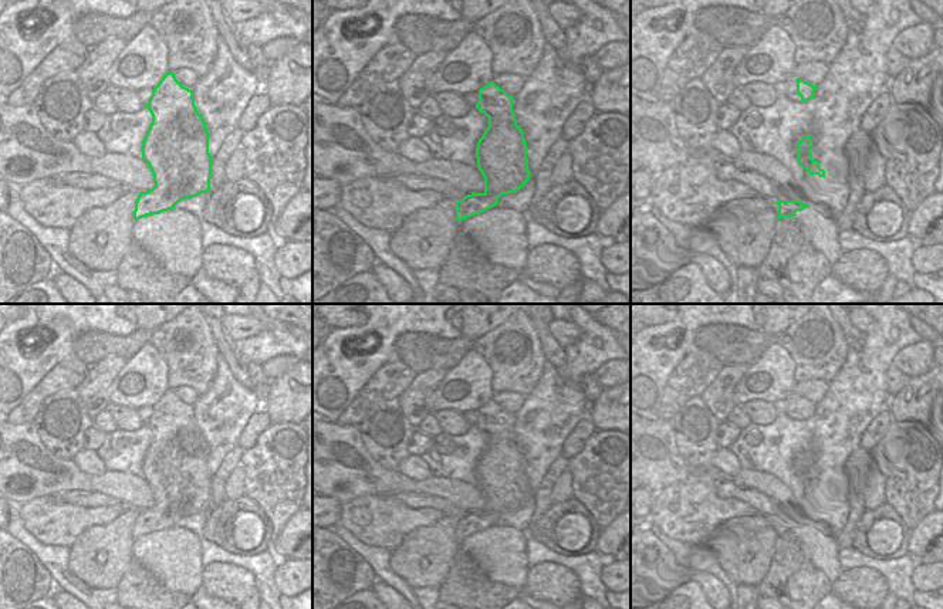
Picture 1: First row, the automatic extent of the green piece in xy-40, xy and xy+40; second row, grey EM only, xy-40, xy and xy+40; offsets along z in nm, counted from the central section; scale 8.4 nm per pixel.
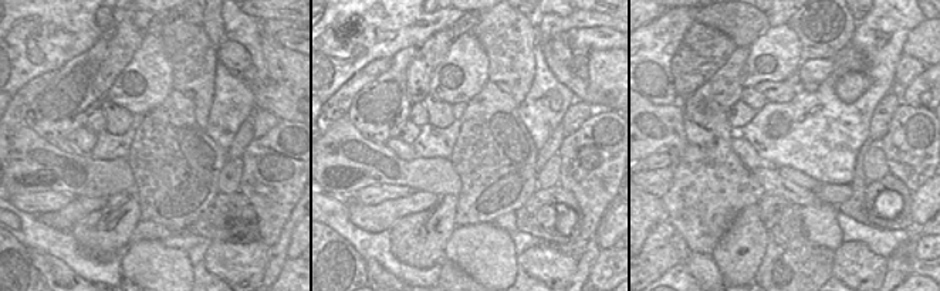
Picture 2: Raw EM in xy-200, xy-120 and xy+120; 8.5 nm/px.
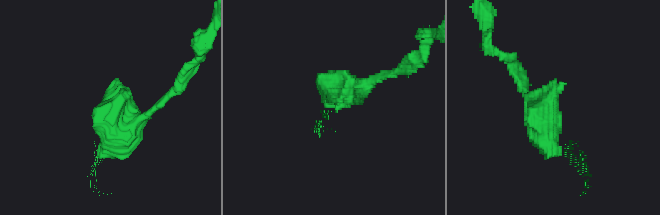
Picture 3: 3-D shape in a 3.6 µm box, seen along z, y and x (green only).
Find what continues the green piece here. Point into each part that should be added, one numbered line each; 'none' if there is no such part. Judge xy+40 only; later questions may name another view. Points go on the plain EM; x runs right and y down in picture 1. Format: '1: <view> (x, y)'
none

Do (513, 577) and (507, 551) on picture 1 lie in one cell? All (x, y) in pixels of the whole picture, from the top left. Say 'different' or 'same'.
same

